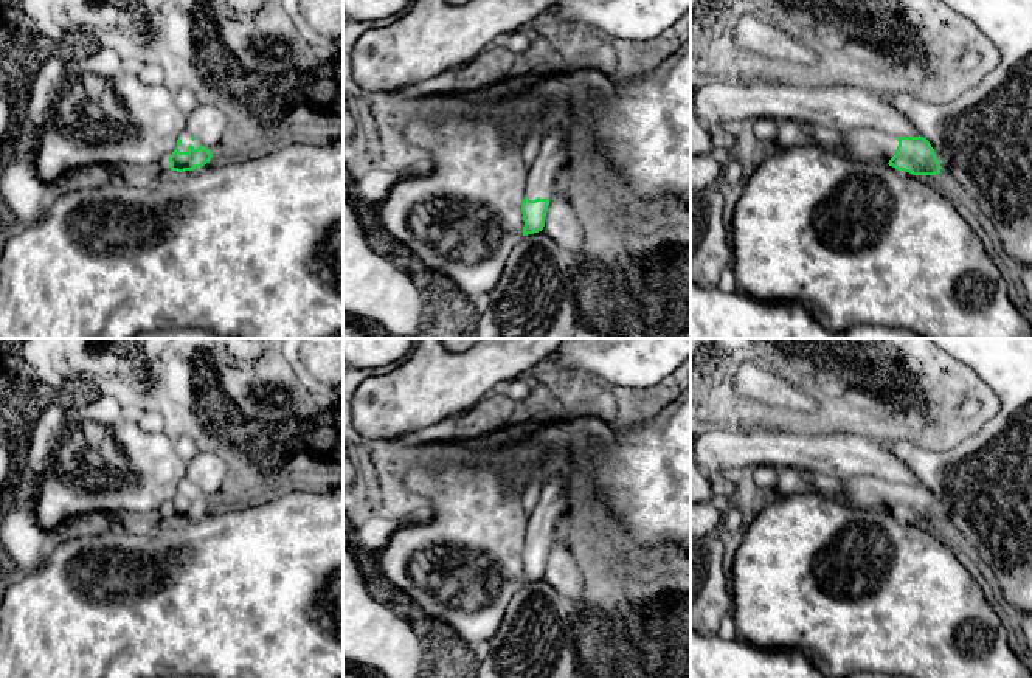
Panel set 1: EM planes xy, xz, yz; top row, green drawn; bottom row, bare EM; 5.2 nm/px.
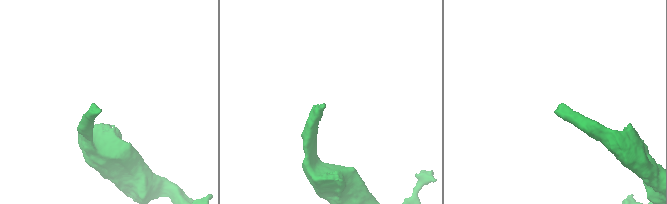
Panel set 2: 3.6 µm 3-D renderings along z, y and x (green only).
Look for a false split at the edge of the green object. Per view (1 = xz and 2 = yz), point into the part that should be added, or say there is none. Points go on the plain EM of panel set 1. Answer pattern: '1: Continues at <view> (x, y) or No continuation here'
1: Continues at xz (547, 520)
2: Continues at yz (866, 492)

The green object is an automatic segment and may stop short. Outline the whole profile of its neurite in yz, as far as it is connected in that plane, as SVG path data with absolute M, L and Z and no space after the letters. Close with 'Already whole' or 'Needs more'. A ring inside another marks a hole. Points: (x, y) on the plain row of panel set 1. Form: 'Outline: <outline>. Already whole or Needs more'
Outline: M874 476L841 478L849 504L881 510L913 523L940 521L934 496L923 484L892 484Z. Needs more

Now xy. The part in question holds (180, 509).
Outline: M183 479L177 487L177 495L169 504L171 518L185 520L210 510L213 501L202 493L188 479Z. Needs more

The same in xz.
Outline: M556 475L545 483L539 504L528 518L525 548L521 551L523 583L543 577L549 543L560 534L563 521L570 515L571 512L566 507L566 481L562 475Z. Needs more

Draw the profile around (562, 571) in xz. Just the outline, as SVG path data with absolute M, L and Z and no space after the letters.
M565 534L556 535L549 543L543 579L566 596L574 607L584 605L584 577L577 563L577 551Z

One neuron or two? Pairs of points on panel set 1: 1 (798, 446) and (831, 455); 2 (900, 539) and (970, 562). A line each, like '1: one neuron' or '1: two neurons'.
1: one neuron
2: two neurons

